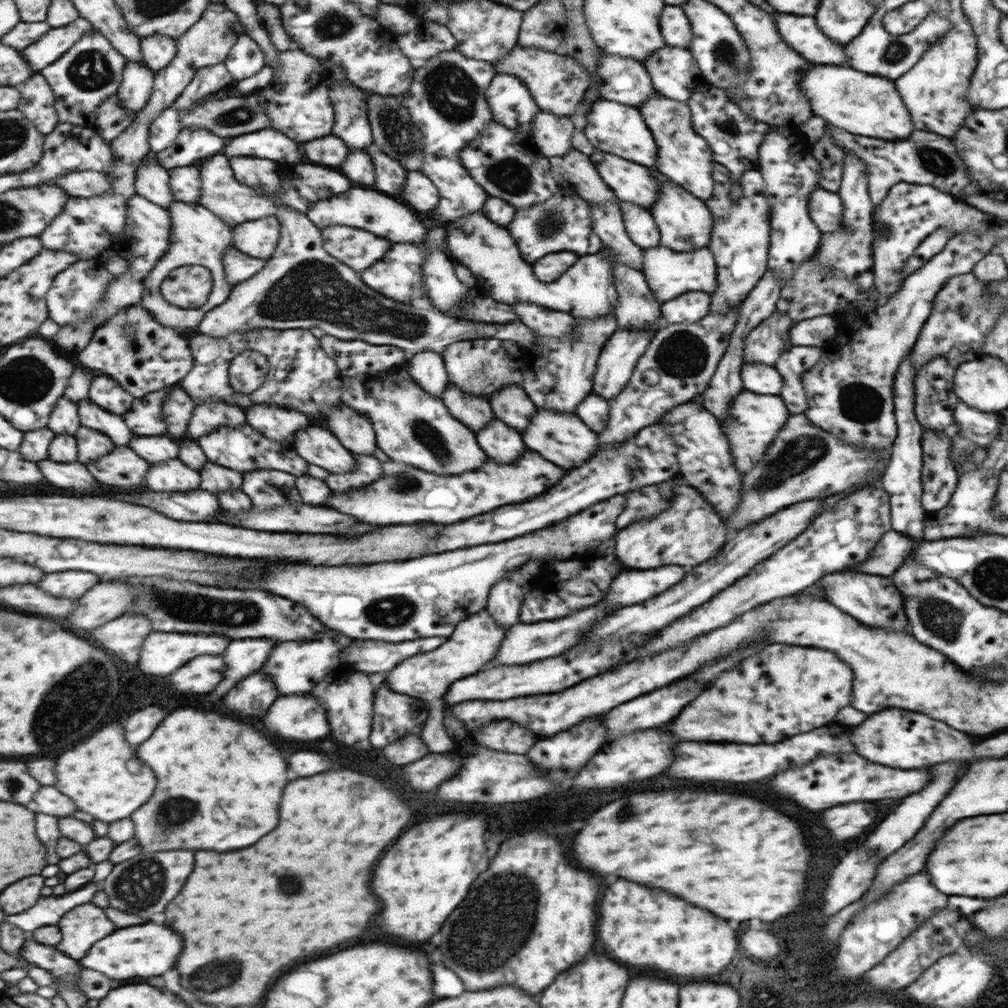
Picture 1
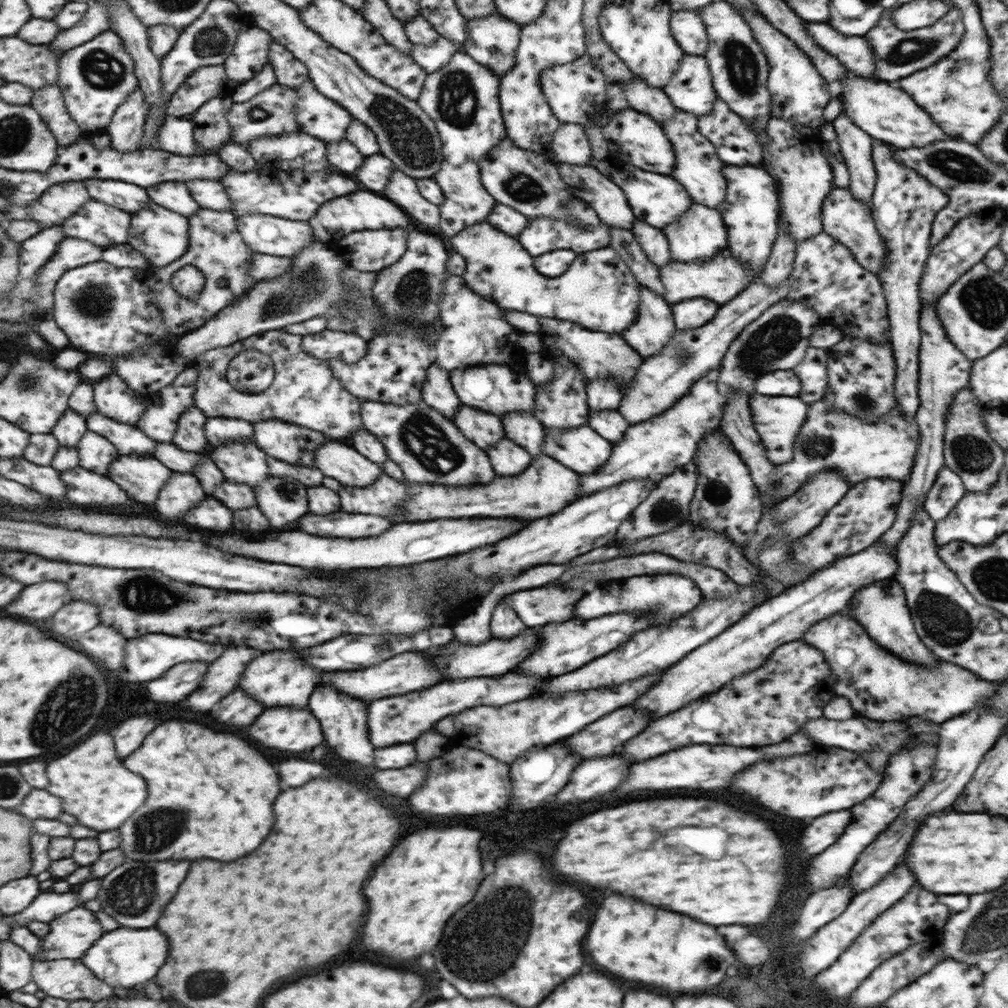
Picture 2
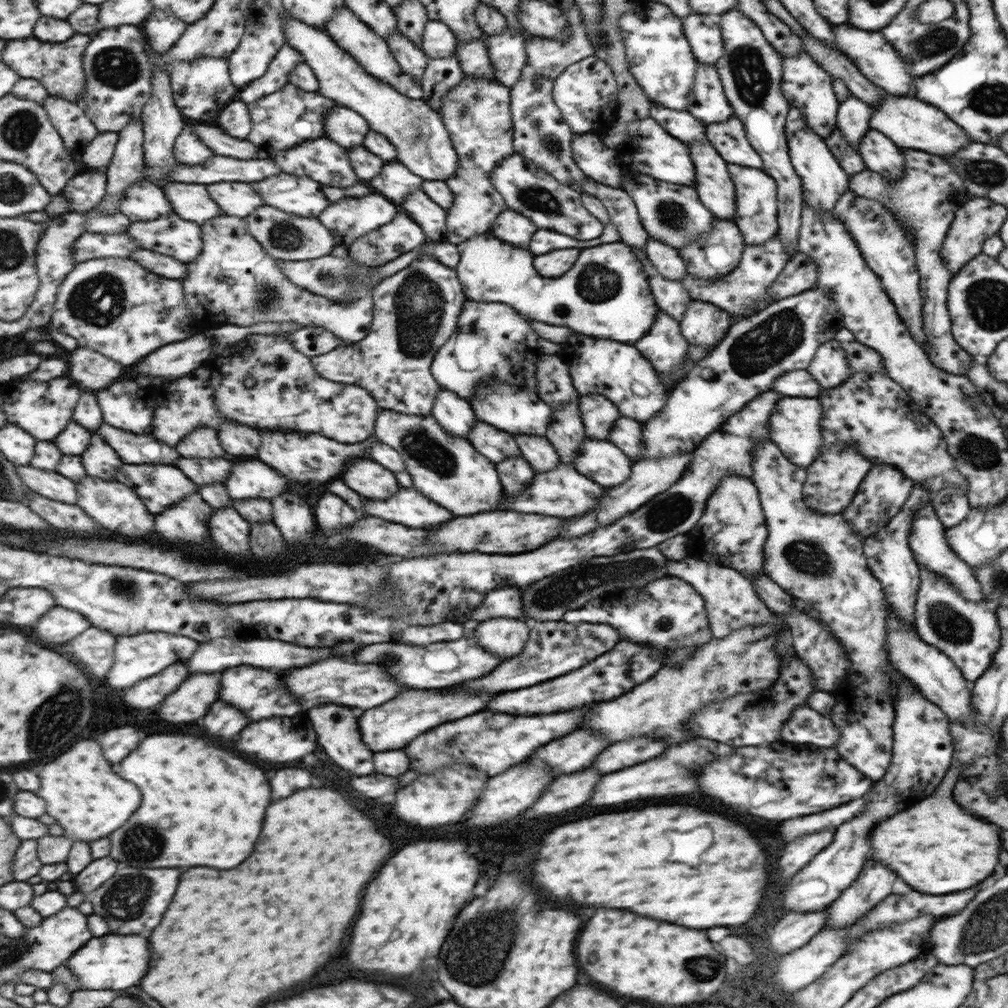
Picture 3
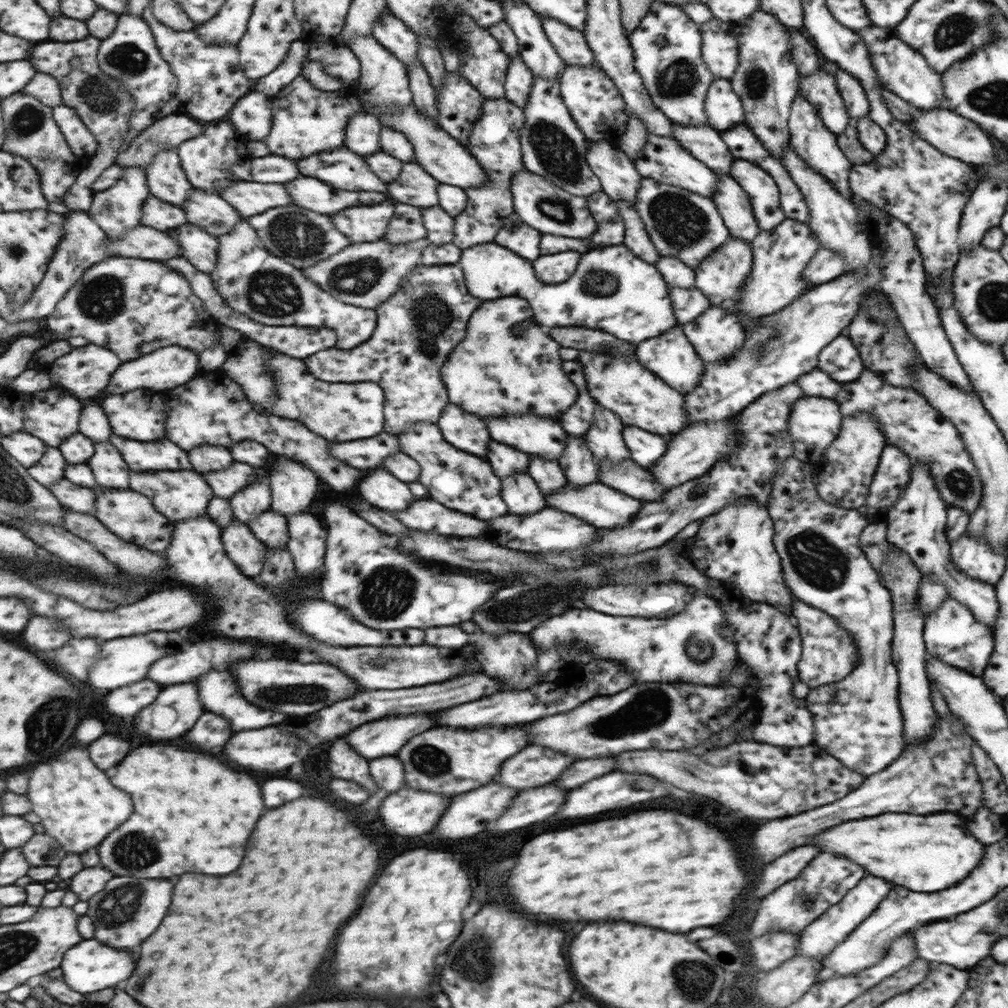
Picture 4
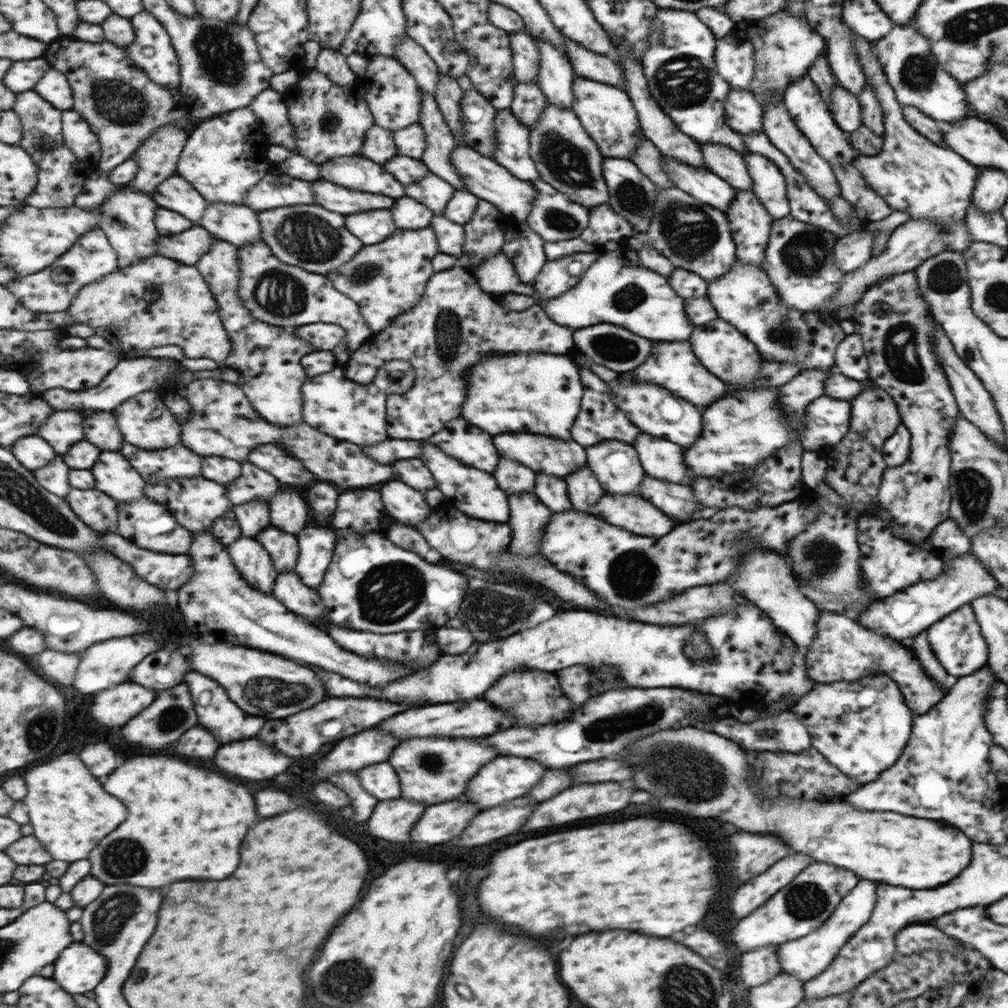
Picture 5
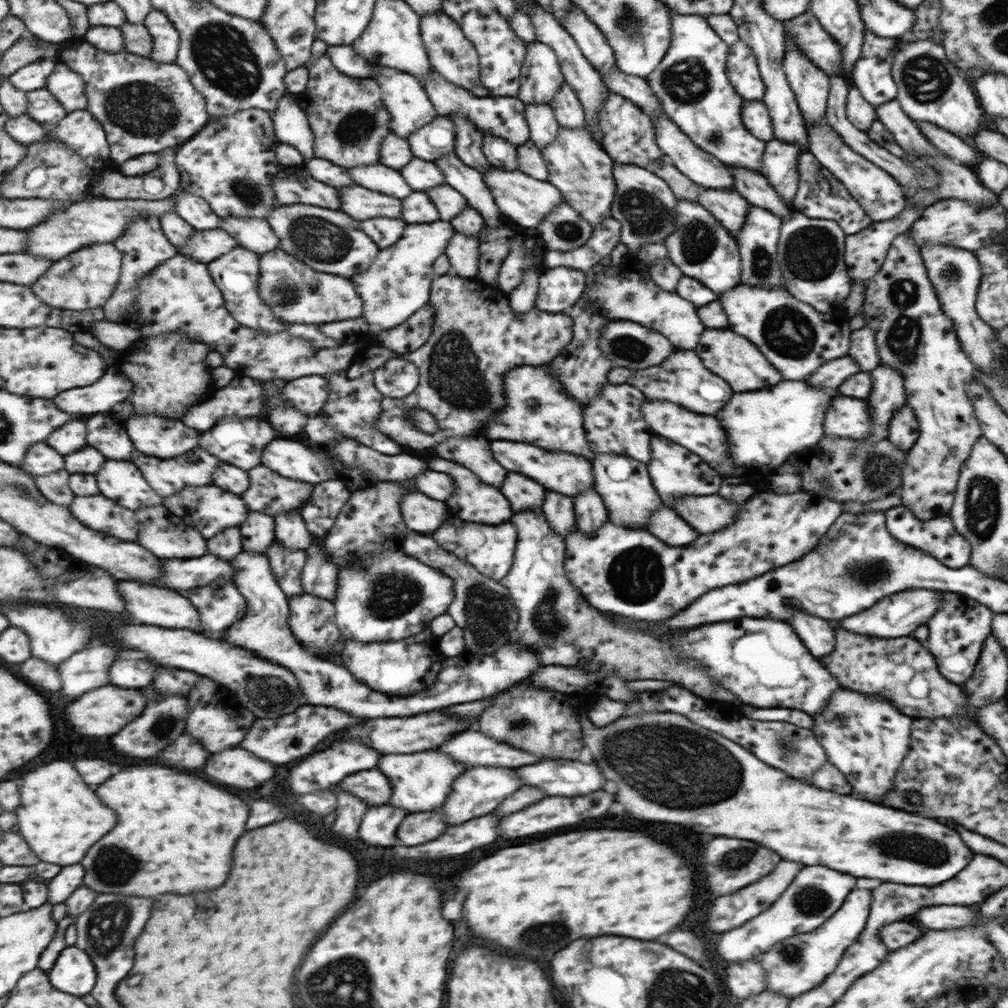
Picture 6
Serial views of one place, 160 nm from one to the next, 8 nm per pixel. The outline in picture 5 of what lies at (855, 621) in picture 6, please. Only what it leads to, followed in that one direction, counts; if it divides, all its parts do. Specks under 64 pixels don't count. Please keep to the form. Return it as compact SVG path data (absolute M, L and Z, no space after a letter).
M970 551L961 556L944 558L945 572L933 580L915 582L913 585L874 601L855 621L869 630L885 637L901 641L914 637L922 630L938 621L942 621L961 605L967 604L978 596L993 593L997 589L997 582L993 580L989 570L973 558Z

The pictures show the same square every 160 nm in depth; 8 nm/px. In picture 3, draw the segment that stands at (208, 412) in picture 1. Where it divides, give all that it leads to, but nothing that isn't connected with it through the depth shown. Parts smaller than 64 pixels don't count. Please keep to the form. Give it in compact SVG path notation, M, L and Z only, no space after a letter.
M249 425L227 426L219 432L221 444L225 446L227 455L229 452L235 456L258 456L261 448L261 436L259 429L249 428Z

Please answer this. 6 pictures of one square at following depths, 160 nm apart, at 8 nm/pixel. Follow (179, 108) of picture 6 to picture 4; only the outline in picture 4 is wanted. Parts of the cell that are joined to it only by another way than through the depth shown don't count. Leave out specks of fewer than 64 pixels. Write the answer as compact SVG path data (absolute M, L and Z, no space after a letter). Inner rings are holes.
M93 35L77 42L47 40L33 45L26 58L32 62L37 71L51 75L59 82L64 105L73 108L79 114L100 144L93 160L87 161L87 167L81 171L76 184L63 196L63 205L69 212L71 209L90 211L95 196L92 186L104 170L117 163L115 161L117 155L127 148L127 136L131 132L130 116L135 110L135 99L131 95L131 90L123 87L119 81L107 77L105 72L101 71L98 54L102 41ZM75 58L82 62L83 65L80 68L73 68L71 64Z

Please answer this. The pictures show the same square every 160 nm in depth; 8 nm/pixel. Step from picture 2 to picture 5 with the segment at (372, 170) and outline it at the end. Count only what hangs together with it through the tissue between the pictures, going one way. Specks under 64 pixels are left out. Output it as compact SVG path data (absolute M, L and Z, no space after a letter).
M427 171L426 175L417 182L402 185L404 196L416 199L432 211L434 216L441 216L445 210L448 198L452 195L454 188L441 180L436 174Z

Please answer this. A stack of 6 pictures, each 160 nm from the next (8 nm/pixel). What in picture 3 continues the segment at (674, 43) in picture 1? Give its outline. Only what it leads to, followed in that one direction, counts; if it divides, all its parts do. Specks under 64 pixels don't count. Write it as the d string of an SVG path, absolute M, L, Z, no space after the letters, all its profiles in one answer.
M691 13L680 17L683 36L691 44L698 64L715 66L723 54L723 41L717 15Z

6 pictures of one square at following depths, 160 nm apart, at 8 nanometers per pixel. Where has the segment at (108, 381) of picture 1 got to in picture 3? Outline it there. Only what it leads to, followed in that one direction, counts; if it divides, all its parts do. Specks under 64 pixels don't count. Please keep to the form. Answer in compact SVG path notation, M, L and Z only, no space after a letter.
M126 375L96 395L105 423L135 434L151 432L147 426L151 426L159 405L137 381Z

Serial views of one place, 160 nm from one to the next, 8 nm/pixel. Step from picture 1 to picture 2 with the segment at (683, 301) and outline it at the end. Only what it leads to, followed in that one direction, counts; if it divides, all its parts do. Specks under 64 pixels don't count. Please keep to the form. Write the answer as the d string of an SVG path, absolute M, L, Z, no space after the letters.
M692 298L670 305L676 329L691 330L703 326L714 317L719 305L706 298Z

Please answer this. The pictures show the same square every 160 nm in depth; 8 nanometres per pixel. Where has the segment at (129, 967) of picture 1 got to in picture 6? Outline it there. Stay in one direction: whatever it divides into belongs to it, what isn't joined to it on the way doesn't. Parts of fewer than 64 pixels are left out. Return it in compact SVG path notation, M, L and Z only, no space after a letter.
M76 944L60 952L48 975L57 990L78 997L91 994L98 980L98 970L92 956Z

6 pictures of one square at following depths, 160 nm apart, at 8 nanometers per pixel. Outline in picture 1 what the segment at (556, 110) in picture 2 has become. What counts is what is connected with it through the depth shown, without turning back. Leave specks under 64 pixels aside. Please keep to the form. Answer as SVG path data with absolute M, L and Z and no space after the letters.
M520 44L509 49L508 53L500 61L492 63L492 66L495 72L517 77L527 87L529 95L537 102L541 111L567 118L575 112L579 102L583 102L591 80L591 75L565 54L544 51L537 47L522 47Z

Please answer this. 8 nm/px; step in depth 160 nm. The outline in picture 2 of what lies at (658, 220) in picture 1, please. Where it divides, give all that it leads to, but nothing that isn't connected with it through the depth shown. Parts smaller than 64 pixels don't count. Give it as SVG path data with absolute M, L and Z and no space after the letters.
M693 203L689 210L685 210L685 214L681 214L681 218L677 218L677 222L664 226L661 231L668 242L669 254L673 261L705 260L727 253L727 227L719 212L707 206Z

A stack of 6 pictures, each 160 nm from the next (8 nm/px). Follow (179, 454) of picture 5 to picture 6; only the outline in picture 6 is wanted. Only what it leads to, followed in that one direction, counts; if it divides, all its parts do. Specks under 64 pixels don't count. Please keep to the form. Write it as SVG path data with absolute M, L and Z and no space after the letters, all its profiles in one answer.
M200 446L195 450L191 450L189 454L185 454L185 456L171 458L171 460L159 460L159 458L145 456L143 452L135 450L135 452L133 452L133 462L143 470L145 478L149 480L149 484L151 484L161 496L171 496L171 494L175 494L177 490L185 488L187 484L191 484L191 486L213 485L213 475L215 469L219 466L219 460L213 458L210 452L203 450Z

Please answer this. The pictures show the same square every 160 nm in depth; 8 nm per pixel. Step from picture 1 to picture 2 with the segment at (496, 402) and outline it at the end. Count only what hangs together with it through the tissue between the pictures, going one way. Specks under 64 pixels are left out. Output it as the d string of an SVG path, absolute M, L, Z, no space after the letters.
M511 411L500 416L504 436L521 445L529 454L541 454L541 440L544 428L542 424L527 411Z

